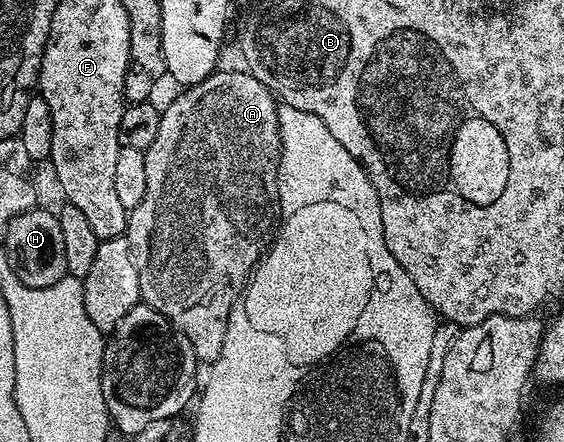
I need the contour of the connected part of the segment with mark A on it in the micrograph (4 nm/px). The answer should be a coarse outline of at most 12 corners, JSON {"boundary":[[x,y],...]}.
{"boundary":[[214,71],[128,210],[140,300],[223,351],[279,221],[279,102]]}

